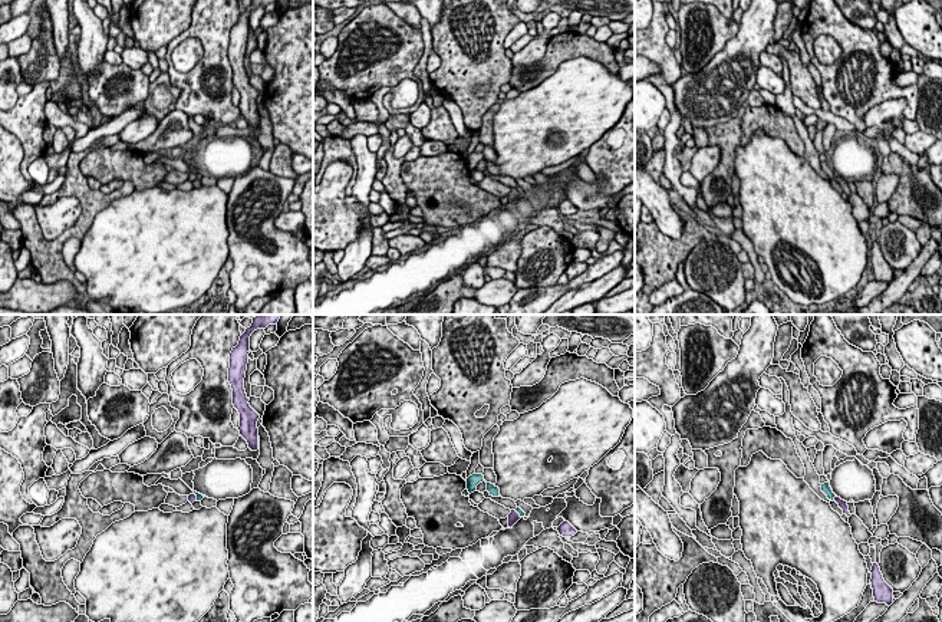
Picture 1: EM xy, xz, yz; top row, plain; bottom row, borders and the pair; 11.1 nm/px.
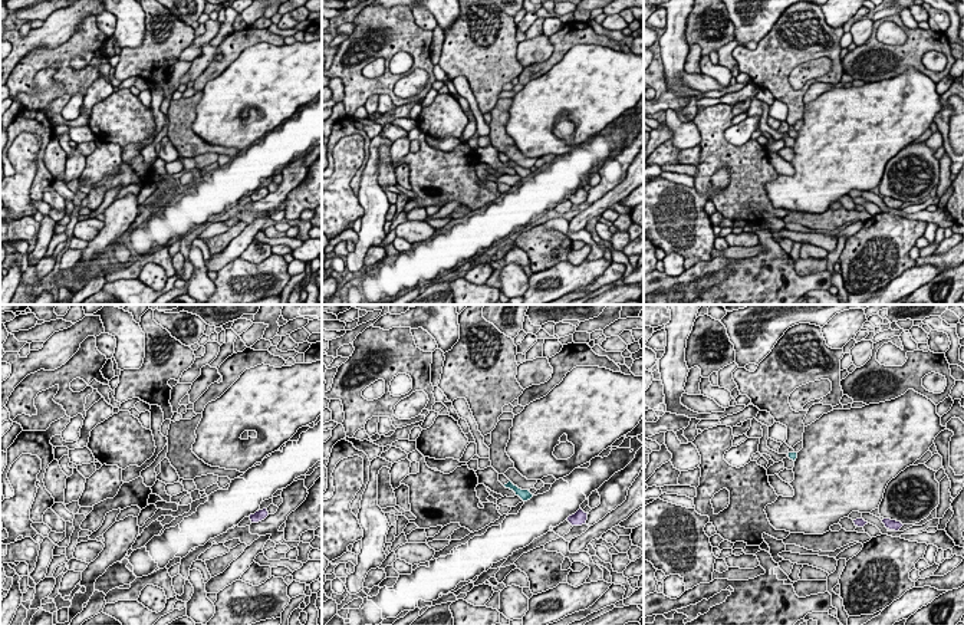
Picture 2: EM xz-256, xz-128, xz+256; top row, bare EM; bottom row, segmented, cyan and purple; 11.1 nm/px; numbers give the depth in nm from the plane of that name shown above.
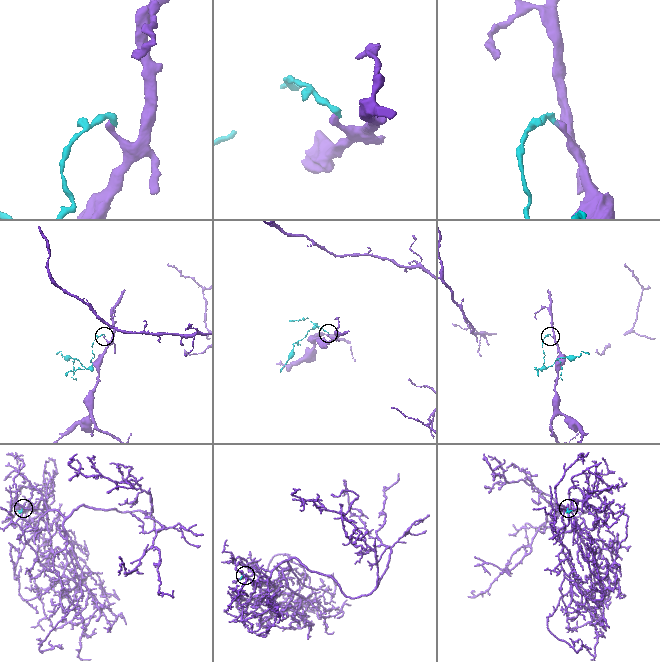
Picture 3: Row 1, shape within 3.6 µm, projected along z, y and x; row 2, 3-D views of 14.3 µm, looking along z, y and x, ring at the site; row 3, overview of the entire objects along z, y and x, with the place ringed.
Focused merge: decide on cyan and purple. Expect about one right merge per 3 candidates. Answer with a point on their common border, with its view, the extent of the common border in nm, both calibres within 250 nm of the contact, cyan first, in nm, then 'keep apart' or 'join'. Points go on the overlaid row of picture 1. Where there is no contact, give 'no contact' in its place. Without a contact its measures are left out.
meets cyan in yz at (833, 499); contact 70 nm long; 120 nm thick on the cyan side, 100 nm on the other; keep apart

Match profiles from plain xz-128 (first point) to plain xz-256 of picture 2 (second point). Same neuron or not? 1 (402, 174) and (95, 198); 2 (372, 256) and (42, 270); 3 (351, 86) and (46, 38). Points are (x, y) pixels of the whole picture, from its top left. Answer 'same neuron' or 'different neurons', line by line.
1: different neurons
2: same neuron
3: different neurons

